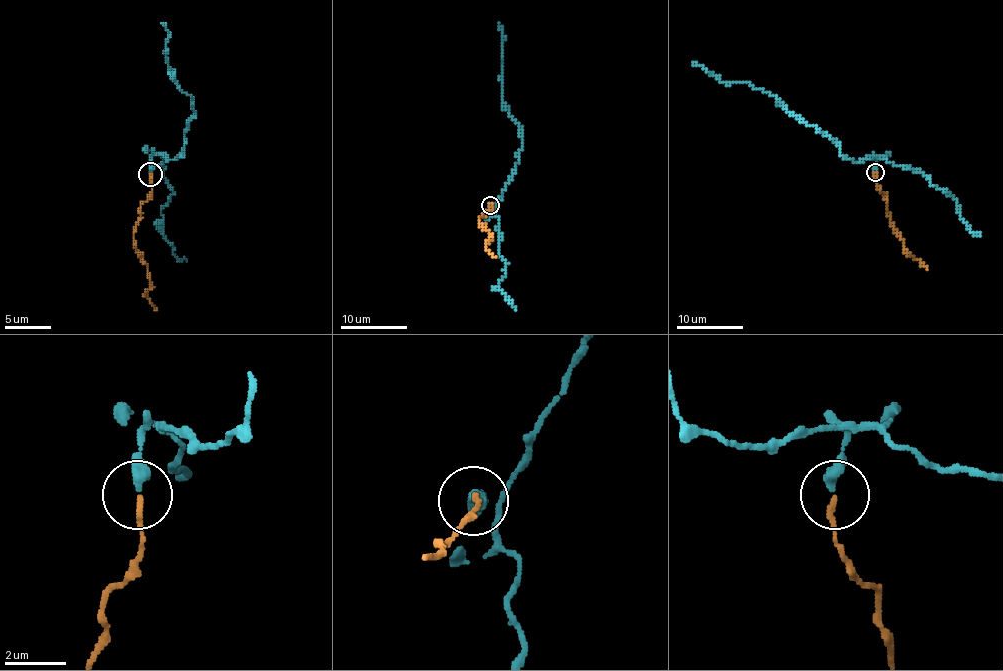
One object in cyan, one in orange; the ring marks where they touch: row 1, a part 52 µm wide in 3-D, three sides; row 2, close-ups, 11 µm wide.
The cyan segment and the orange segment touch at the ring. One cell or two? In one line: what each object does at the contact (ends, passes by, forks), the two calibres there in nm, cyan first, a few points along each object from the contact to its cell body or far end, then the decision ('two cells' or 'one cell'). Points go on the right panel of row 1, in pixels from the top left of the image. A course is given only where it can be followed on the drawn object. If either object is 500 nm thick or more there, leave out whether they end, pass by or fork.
cyan ends; orange ends; calibres 400 and 160 nm; course cyan (876, 172), (876, 158), (854, 161), (844, 156), (836, 141), (767, 91), (744, 81), (720, 81), (692, 63); course orange (876, 172), (876, 185), (886, 195), (889, 223), (897, 232), (904, 248), (927, 270); one cell

